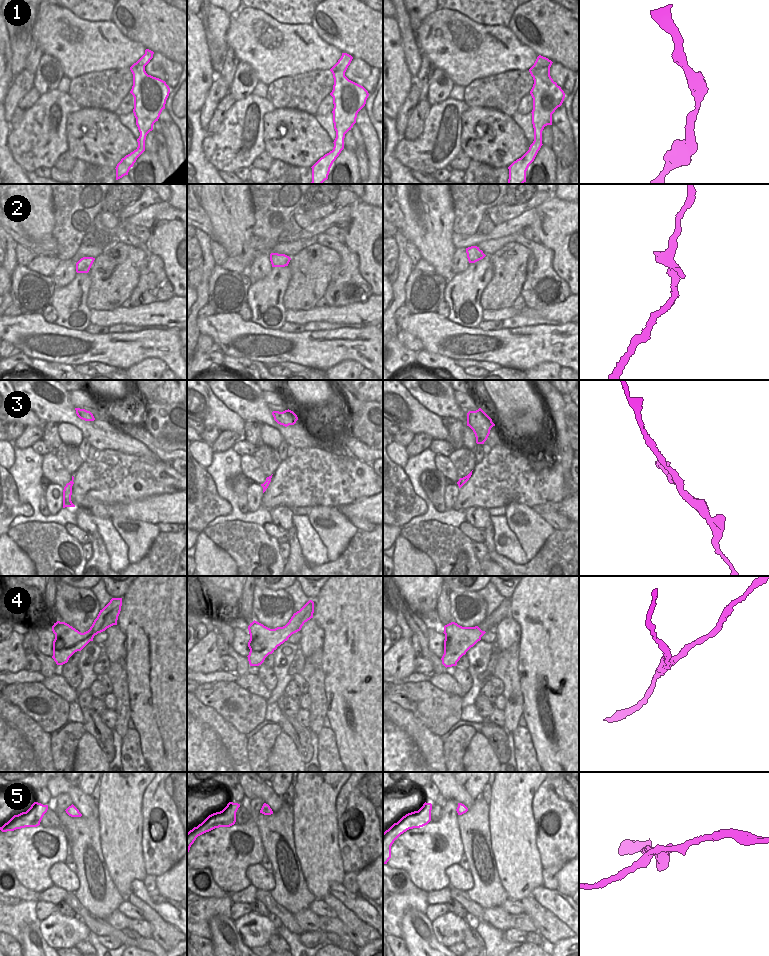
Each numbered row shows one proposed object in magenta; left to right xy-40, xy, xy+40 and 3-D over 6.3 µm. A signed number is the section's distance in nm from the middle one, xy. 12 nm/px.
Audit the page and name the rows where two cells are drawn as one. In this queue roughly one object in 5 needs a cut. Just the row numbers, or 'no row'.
no row

